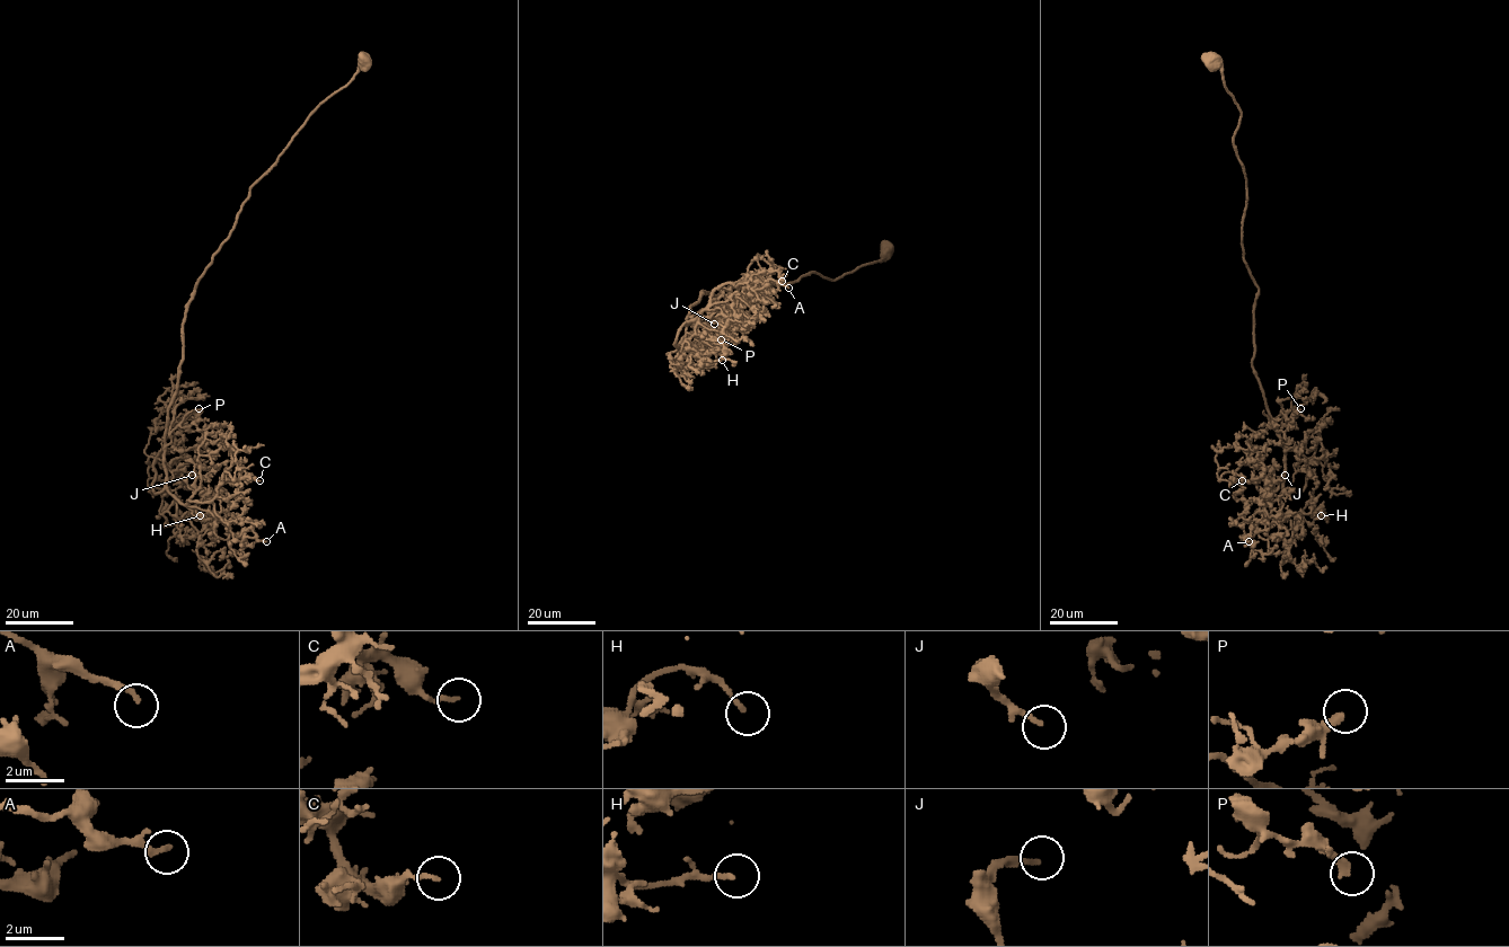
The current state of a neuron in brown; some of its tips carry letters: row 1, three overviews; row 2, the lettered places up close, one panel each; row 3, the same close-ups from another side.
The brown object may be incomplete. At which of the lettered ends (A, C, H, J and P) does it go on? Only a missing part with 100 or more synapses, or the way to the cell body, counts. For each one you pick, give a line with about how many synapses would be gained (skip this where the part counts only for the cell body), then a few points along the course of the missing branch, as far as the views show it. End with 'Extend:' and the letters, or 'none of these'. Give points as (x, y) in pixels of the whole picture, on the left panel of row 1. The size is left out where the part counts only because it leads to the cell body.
J: about 110 synapses; missing branch runs (192, 475), (208, 472), (213, 463), (214, 467)
Extend: J

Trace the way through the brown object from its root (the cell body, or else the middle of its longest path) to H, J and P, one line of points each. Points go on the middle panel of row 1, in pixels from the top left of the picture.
H: (887, 251), (836, 280), (811, 272), (782, 284), (735, 282), (716, 298), (703, 291), (686, 341), (722, 360)
J: (887, 251), (836, 280), (703, 291), (686, 324), (712, 300), (714, 324)
P: (887, 251), (836, 280), (811, 272), (782, 284), (735, 282), (716, 298), (703, 291), (687, 321), (721, 339)

